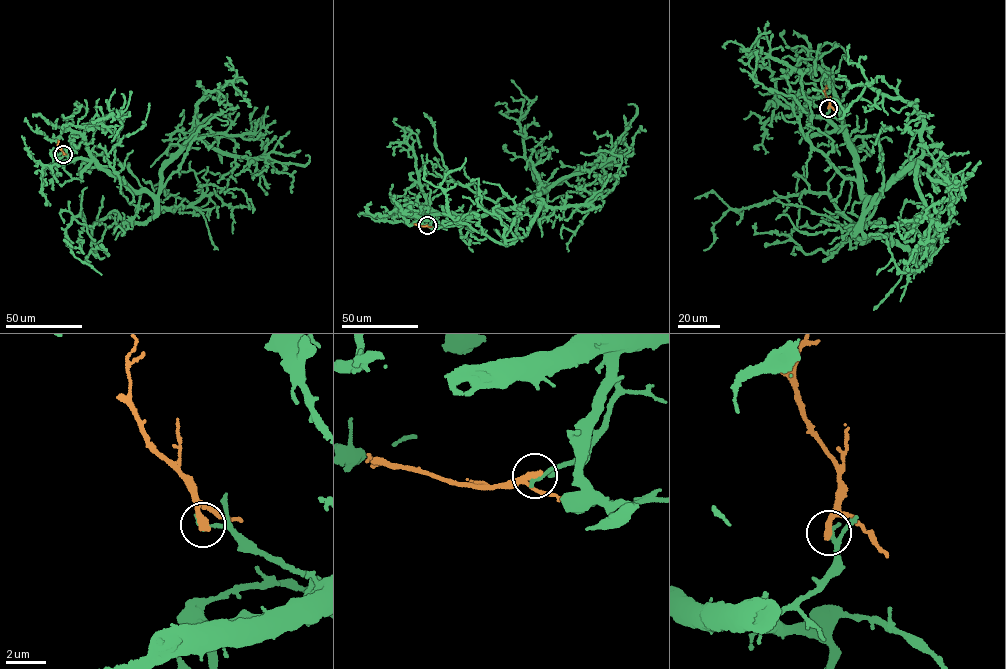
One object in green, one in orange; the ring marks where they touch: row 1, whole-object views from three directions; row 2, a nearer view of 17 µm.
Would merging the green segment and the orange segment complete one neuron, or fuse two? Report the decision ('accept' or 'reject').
reject

